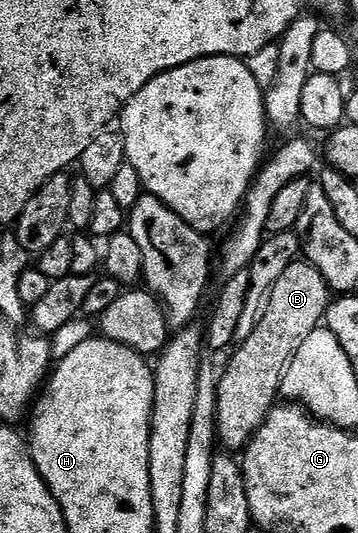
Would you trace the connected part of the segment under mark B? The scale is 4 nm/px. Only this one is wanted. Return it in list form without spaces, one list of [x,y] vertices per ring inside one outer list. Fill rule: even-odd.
[[[306,261],[292,263],[290,269],[278,277],[278,285],[274,285],[268,295],[268,304],[260,314],[254,333],[231,352],[232,360],[228,368],[223,368],[220,377],[216,434],[219,442],[229,447],[225,447],[229,452],[236,453],[247,447],[256,430],[266,421],[280,395],[284,370],[298,345],[321,326],[329,302],[330,292],[322,273]]]

